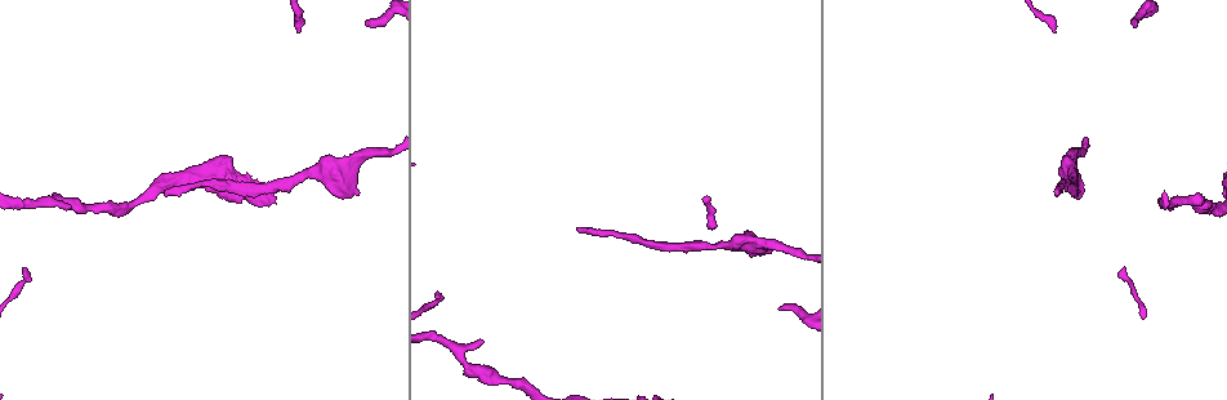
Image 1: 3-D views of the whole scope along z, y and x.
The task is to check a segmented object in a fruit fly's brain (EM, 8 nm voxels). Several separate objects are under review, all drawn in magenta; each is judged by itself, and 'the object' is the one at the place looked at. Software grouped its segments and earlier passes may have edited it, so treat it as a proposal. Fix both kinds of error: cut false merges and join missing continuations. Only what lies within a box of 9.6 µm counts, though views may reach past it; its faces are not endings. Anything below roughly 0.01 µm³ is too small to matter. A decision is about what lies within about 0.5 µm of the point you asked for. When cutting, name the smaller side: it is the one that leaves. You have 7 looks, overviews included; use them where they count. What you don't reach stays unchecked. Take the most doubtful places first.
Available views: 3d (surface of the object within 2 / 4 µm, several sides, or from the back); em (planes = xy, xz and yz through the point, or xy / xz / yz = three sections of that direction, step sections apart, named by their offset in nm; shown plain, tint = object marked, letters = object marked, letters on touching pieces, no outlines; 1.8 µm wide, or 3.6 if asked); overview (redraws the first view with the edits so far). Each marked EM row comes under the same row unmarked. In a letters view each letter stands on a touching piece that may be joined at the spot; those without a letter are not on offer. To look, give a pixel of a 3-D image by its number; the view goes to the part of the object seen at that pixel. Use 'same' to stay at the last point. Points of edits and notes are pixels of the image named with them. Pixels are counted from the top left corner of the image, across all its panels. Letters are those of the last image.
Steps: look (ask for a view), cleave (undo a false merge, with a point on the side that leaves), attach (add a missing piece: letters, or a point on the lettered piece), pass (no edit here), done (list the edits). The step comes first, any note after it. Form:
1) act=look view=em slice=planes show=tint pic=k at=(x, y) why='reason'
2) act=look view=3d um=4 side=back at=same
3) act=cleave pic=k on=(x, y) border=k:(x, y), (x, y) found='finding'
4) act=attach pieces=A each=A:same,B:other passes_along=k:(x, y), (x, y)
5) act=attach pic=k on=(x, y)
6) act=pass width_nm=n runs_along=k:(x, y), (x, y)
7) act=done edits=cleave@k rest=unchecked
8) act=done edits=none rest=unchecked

act=look view=em slice=xy step=4 show=letters pic=1 at=(1137, 23) why='end of a long branch'

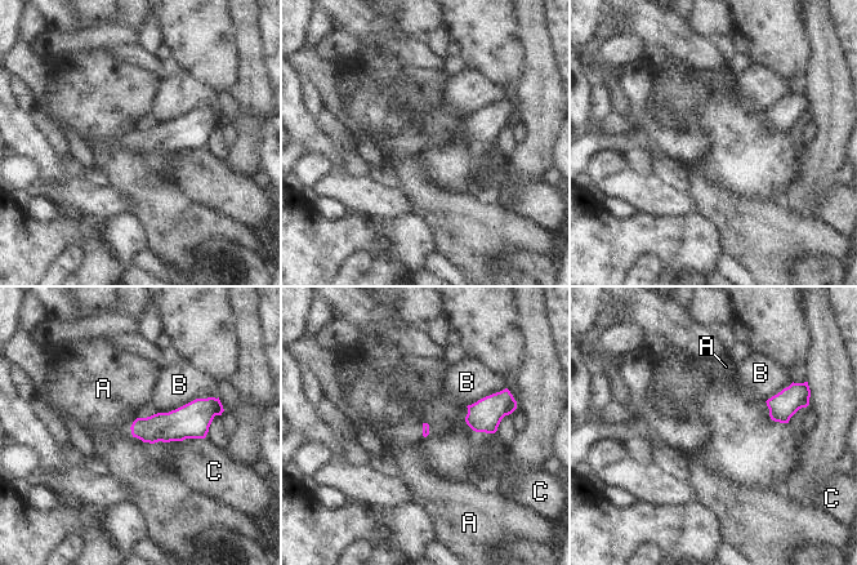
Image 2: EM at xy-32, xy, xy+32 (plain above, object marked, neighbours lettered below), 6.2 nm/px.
act=look view=em slice=planes show=letters at=same

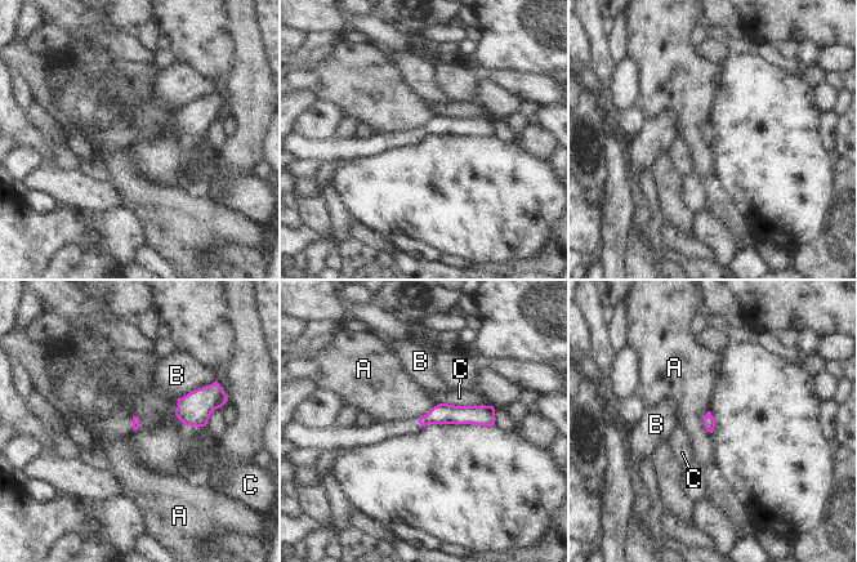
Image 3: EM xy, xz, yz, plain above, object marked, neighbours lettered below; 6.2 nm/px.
act=pass each=A:other,B:other,C:other found='no lettered piece goes on from it'

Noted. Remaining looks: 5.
act=look view=em um=3.6 slice=xz step=4 show=tint pic=1 at=(483, 341) why='branch stops here'

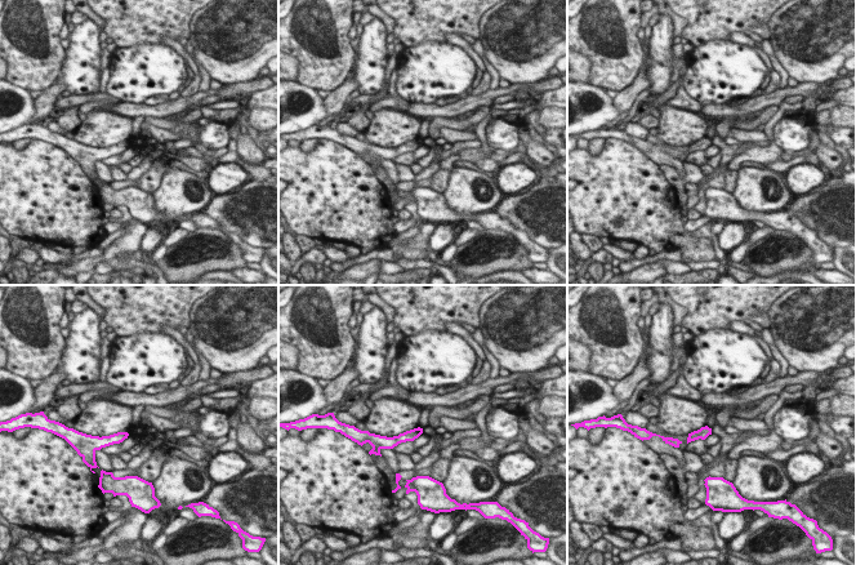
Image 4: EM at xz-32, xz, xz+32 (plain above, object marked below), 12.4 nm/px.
act=look view=em um=3.6 slice=xz step=4 show=letters at=same

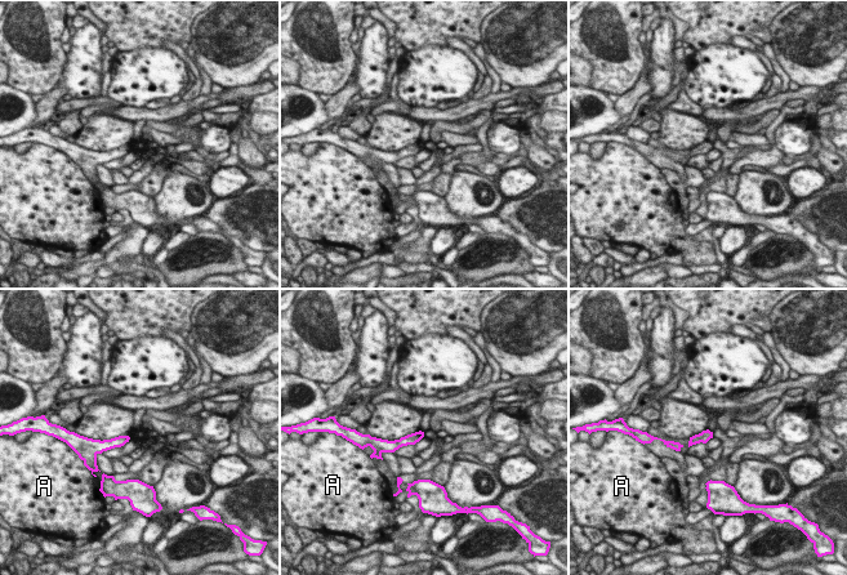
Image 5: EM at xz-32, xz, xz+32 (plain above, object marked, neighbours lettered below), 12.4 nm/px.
act=pass longest_contact=A:500nm each=A:other found='none of them fits'

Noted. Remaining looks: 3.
act=look view=3d um=4 pic=1 at=(322, 156) why='thick end'

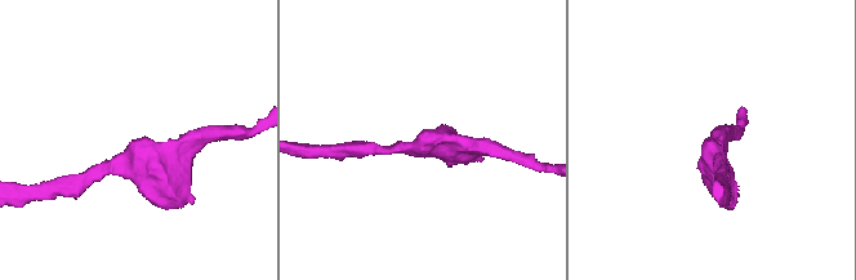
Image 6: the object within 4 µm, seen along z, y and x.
act=look view=em slice=yz step=16 show=letters pic=6 at=(712, 137)

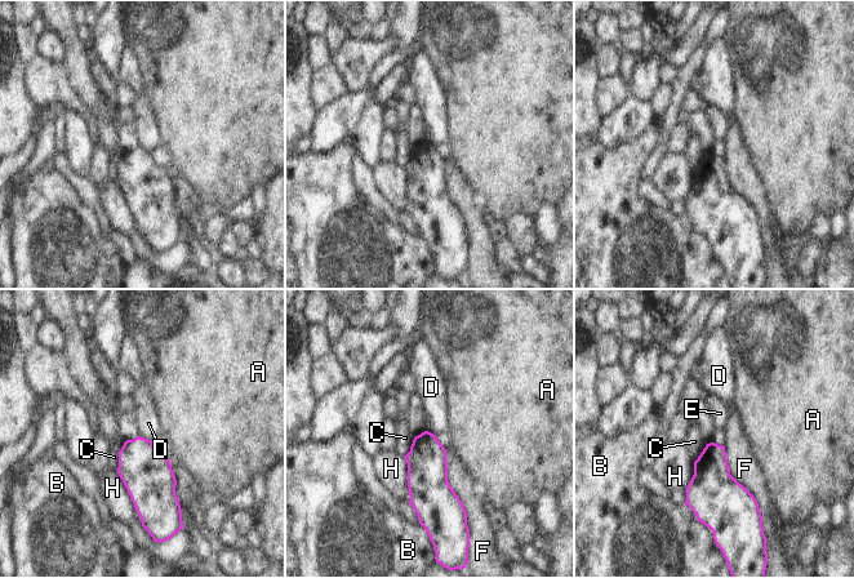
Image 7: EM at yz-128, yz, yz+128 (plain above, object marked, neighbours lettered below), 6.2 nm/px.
act=pass longest_contact=F:460nm each=A:other,B:other,C:other,D:other,E:other,F:other,H:other border=7:(139, 435), (151, 441) found='none of them fits'

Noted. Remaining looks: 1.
act=done edits=none rest=unchecked

